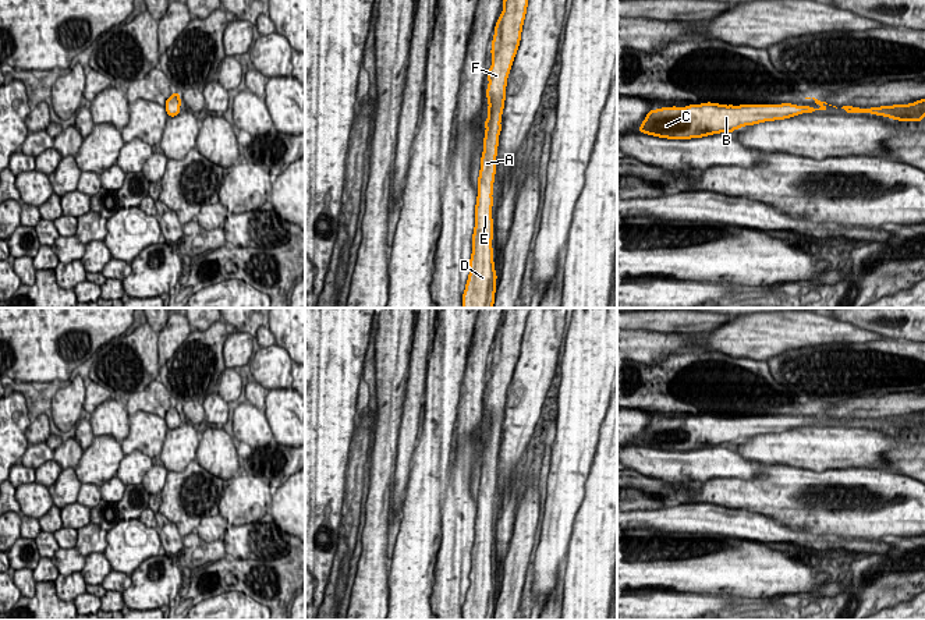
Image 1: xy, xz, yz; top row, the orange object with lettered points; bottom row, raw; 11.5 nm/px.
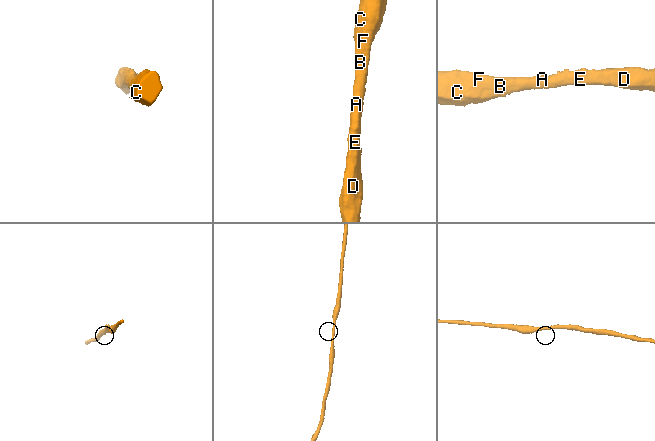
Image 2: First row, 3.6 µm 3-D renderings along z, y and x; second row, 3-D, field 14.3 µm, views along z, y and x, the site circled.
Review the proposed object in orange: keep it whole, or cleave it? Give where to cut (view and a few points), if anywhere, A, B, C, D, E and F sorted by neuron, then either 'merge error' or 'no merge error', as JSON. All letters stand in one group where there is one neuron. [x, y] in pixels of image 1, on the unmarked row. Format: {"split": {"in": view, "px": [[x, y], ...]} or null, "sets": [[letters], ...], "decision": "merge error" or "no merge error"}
{"split": null, "sets": [["A", "B", "C", "D", "E", "F"]], "decision": "no merge error"}

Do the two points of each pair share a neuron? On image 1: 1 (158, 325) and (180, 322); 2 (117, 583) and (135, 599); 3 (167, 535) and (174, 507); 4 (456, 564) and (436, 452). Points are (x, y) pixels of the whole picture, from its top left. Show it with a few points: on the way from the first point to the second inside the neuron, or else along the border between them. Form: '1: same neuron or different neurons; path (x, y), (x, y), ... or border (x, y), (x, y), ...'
1: different neurons; border (167, 322), (158, 332)
2: different neurons; border (131, 577), (131, 584), (121, 594)
3: different neurons; border (169, 520), (176, 525), (181, 537)
4: different neurons; border (449, 474), (442, 505), (440, 527)

